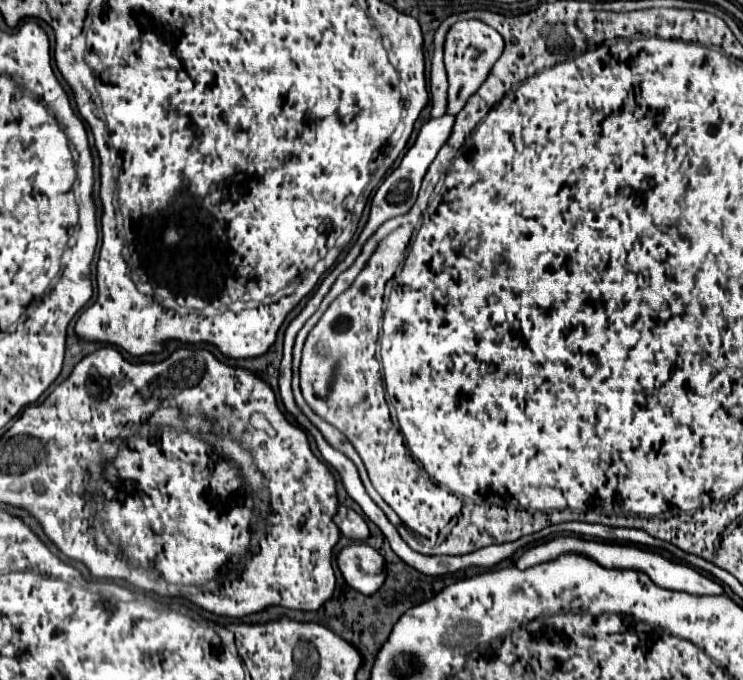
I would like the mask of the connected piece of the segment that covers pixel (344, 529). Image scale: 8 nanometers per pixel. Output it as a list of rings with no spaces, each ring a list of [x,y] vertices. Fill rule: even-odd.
[[[340,505],[334,515],[334,523],[338,525],[342,535],[346,535],[348,539],[354,539],[354,541],[364,541],[370,535],[366,521],[350,507]]]

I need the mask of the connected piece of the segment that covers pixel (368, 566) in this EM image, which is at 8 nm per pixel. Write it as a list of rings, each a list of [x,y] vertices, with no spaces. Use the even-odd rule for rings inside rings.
[[[366,543],[348,545],[336,557],[344,581],[360,593],[376,593],[386,579],[384,557]]]

